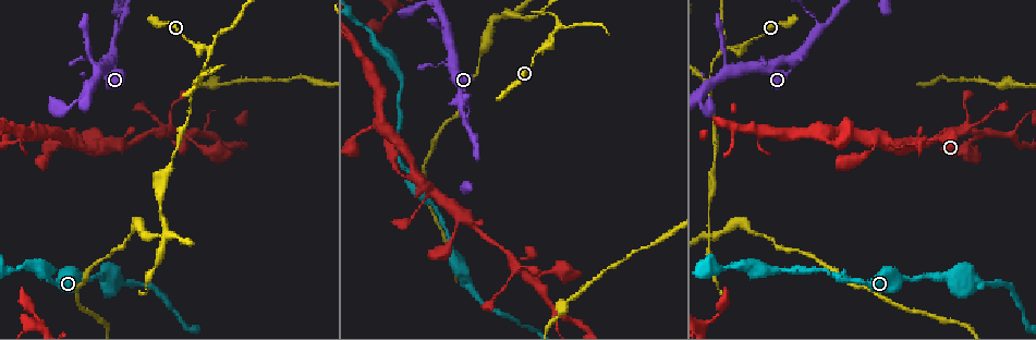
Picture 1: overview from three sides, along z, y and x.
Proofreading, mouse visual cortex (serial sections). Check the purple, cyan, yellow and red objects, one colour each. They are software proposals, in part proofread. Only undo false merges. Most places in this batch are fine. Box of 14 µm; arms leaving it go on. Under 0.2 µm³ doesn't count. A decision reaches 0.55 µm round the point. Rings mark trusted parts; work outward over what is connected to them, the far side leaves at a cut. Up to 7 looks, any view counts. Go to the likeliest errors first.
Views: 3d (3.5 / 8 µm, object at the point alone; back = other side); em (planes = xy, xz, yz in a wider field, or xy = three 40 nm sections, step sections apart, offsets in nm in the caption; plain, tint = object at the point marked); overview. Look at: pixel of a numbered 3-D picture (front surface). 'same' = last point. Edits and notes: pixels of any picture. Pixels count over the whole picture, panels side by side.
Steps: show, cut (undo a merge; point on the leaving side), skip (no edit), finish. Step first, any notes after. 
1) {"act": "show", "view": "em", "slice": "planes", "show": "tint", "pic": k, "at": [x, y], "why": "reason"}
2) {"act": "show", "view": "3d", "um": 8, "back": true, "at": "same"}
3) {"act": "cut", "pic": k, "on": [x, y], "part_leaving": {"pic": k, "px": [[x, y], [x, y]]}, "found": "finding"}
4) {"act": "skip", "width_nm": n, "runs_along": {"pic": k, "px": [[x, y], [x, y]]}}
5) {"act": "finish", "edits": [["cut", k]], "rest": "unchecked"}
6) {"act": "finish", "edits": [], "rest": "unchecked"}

{"act": "show", "view": "3d", "um": 3.5, "back": true, "pic": 1, "at": [543, 11], "why": "side arm on a straight run"}

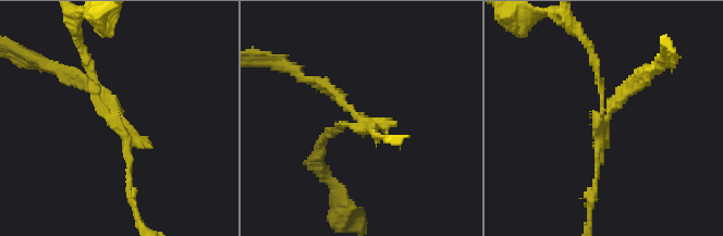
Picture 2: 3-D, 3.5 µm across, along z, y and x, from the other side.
{"act": "show", "view": "em", "slice": "xy", "step": 2, "show": "tint", "pic": 2, "at": [597, 114]}

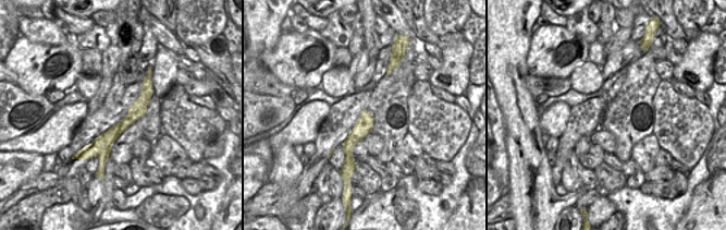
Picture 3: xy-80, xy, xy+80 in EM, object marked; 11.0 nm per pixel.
{"act": "cut", "pic": 2, "on": [339, 95], "found": "two cells meet here"}

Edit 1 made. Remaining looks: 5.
{"act": "show", "view": "overview", "why": "see it whole again"}

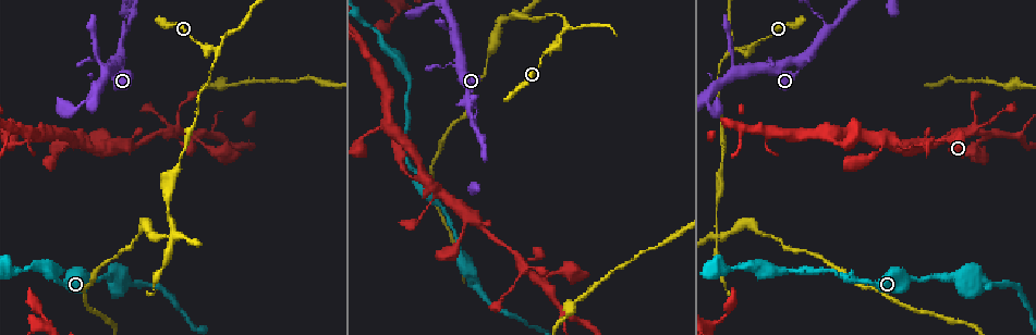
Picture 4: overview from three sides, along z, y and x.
{"act": "show", "view": "3d", "um": 3.5, "pic": 4, "at": [717, 228], "why": "three-way junction"}

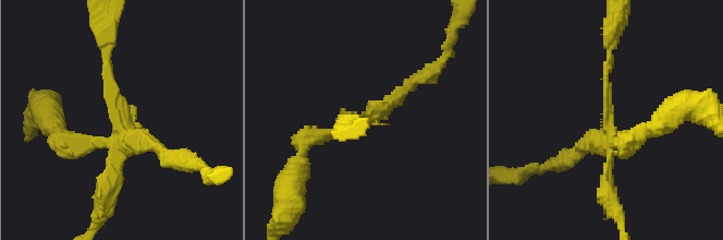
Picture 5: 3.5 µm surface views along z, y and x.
{"act": "show", "view": "em", "slice": "xy", "step": 3, "show": "tint", "pic": 5, "at": [115, 127], "why": "now the EM"}

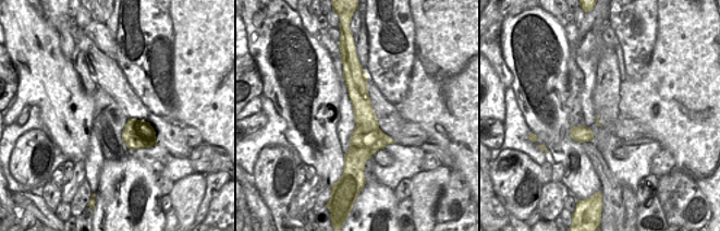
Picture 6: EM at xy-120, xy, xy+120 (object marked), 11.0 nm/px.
{"act": "cut", "pic": 5, "on": [71, 152], "border": {"pic": 6, "px": [[351, 143], [367, 145], [373, 154]]}, "found": "two cells meet here"}

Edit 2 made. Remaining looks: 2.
{"act": "finish", "edits": [["cut", 2], ["cut", 5]], "rest": "unchecked"}

